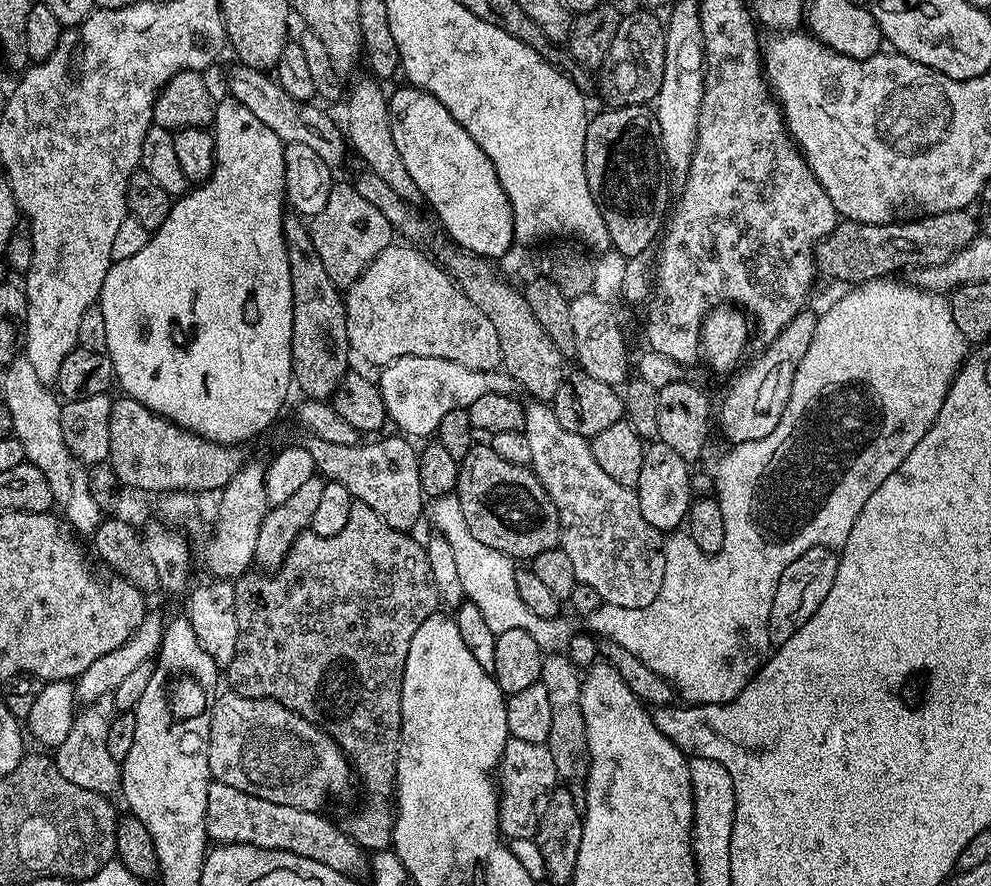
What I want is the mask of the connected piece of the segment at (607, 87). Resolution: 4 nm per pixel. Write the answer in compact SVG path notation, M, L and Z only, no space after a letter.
M639 10L621 15L618 34L610 42L610 50L598 69L598 88L605 105L625 108L628 104L647 105L662 86L662 70L666 62L665 25L655 11Z

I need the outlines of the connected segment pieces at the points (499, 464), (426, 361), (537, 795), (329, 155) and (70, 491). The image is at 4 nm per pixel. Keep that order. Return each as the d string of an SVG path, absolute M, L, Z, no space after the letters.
M477 443L470 450L470 454L466 454L466 458L460 461L460 477L456 483L454 495L460 500L462 515L466 517L466 526L470 526L470 534L474 534L474 538L478 538L478 542L483 542L485 546L490 546L490 550L498 550L502 554L512 557L513 561L530 562L538 554L542 554L542 550L550 550L557 547L560 543L558 510L554 506L554 502L550 502L550 498L546 494L542 482L536 477L536 473L532 471L531 467L523 468L522 466L514 466L514 462L506 462L506 458L498 458L498 454L494 454L494 450L487 443Z
M403 356L383 365L379 372L378 387L388 411L388 420L396 423L401 428L397 429L408 438L431 437L438 422L442 422L442 418L450 414L450 410L468 409L470 402L482 398L482 394L511 393L514 388L514 382L503 370L475 372L446 358Z
M509 739L498 769L498 795L500 798L500 831L505 837L533 838L540 825L542 805L549 792L557 787L553 755L546 744Z
M237 63L236 69L227 73L227 91L231 99L246 106L254 118L259 118L263 124L270 126L274 134L283 140L285 144L301 144L310 146L322 162L330 169L339 169L338 166L344 160L344 155L349 155L350 145L346 139L346 132L343 127L336 125L336 120L328 112L323 112L319 108L321 105L316 102L305 102L298 98L290 98L286 90L271 75L257 70L257 68L247 68L246 65Z
M23 354L17 356L12 364L7 365L5 372L8 373L4 376L2 402L12 415L12 431L16 439L22 442L25 461L38 466L38 470L46 474L46 482L50 482L53 505L66 521L67 527L76 534L81 534L80 532L94 534L106 516L100 511L98 502L94 502L94 498L90 495L88 468L81 464L78 458L74 458L70 450L66 450L60 421L62 404L57 393L49 385L44 384L42 378L38 378L34 366L30 366L27 356Z

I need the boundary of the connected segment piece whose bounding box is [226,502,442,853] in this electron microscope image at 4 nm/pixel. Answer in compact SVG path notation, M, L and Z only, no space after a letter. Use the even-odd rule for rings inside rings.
M354 502L350 506L350 518L339 534L330 534L330 538L322 538L311 530L303 532L290 546L279 568L271 574L249 570L235 581L234 587L238 614L238 646L234 658L226 665L227 687L246 698L276 700L282 706L291 708L302 718L309 720L311 724L319 726L325 734L335 740L336 745L348 757L349 765L358 777L358 784L364 787L364 792L368 795L368 804L362 805L357 812L349 814L348 824L346 823L347 834L354 843L359 844L361 849L369 853L385 851L392 842L394 812L389 804L396 783L396 759L400 753L400 703L402 702L402 678L406 670L406 654L410 654L410 638L414 638L418 626L422 626L426 618L437 615L439 608L436 607L441 607L442 604L438 590L434 586L434 578L430 574L430 562L426 558L424 544L416 541L408 532L399 532L391 528L378 514L374 514L374 510L370 510L370 506Z

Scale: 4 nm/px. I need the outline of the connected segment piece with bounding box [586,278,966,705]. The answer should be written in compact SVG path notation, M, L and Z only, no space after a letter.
M885 278L855 285L851 290L845 291L848 293L841 300L834 301L824 313L819 313L814 339L810 342L810 350L802 354L802 362L798 362L794 382L790 386L790 398L784 404L782 414L778 418L778 426L774 426L774 431L766 434L766 438L731 445L727 449L729 452L721 458L720 465L716 468L714 498L720 503L722 518L726 522L726 539L722 541L722 550L708 556L702 550L698 550L691 536L669 535L664 540L666 570L662 578L662 590L658 590L658 598L654 598L654 602L650 602L650 606L645 608L619 608L613 604L601 603L599 610L586 618L589 629L595 630L595 633L605 641L626 646L626 650L630 650L630 654L646 662L646 666L650 666L654 674L662 674L662 678L670 681L679 699L681 696L684 699L681 701L689 705L725 704L738 698L738 694L742 694L744 687L760 671L774 648L768 633L768 623L774 590L778 590L778 578L782 578L782 570L786 570L786 566L790 566L794 558L806 554L806 550L839 550L844 547L846 538L850 538L850 530L854 530L854 522L862 506L866 506L866 498L870 498L870 494L874 494L874 490L878 490L878 486L882 486L882 482L886 482L886 478L890 478L890 474L894 474L894 470L902 466L910 450L914 450L914 446L922 442L926 430L930 430L934 418L938 418L938 410L942 410L942 402L950 390L956 372L964 365L966 341L962 330L958 330L958 325L954 323L951 303L943 295L925 292L923 288L917 288L911 283L899 284L896 280L898 279Z

